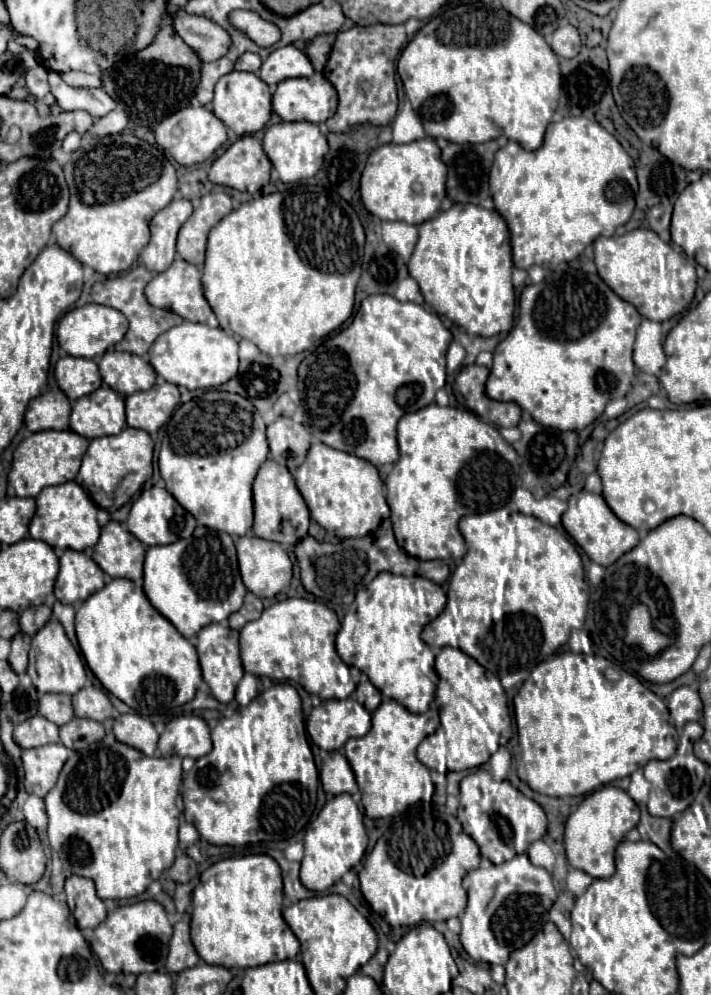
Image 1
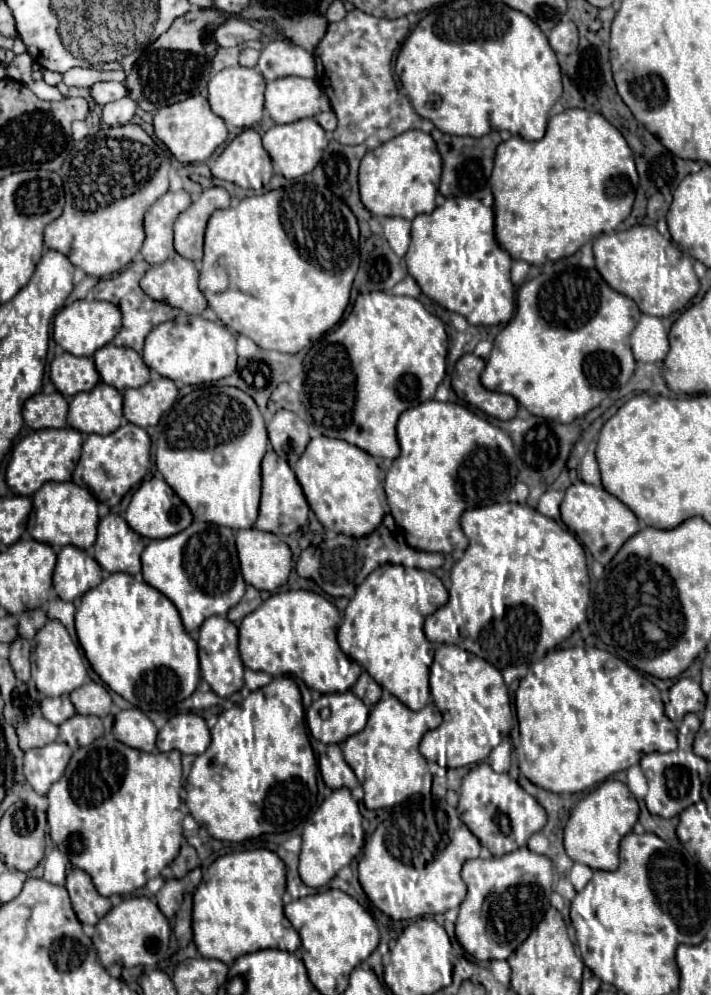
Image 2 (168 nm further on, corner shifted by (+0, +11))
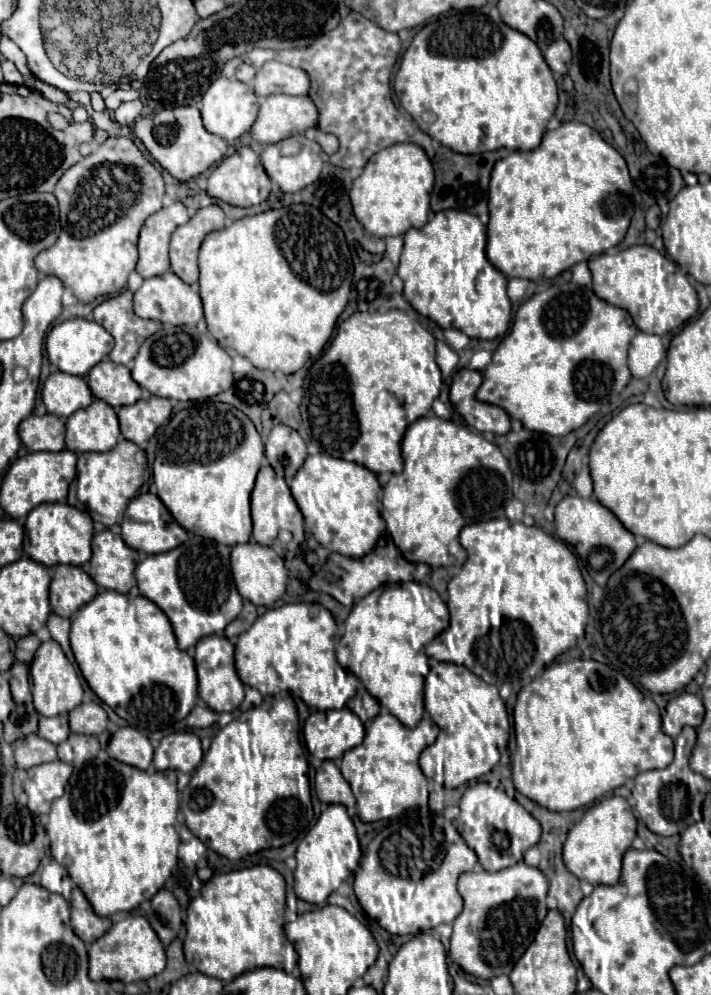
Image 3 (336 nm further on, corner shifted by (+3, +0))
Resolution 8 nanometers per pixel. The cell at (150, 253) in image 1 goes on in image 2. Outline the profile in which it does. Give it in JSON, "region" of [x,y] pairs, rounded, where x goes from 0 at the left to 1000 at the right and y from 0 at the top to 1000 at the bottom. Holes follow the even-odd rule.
{"region":[[[263,192],[232,194],[224,198],[204,214],[204,244],[201,258],[210,266],[221,266],[246,256],[243,250],[243,224],[255,212],[269,206],[269,196]]]}

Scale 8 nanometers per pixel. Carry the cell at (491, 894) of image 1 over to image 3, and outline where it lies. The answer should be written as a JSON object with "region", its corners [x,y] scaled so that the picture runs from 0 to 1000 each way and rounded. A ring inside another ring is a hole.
{"region":[[[734,864],[717,872],[700,876],[653,876],[644,884],[644,896],[653,903],[653,915],[639,925],[639,937],[633,943],[633,963],[658,979],[672,983],[698,983],[706,979],[717,979],[723,969],[731,965],[737,955],[748,949],[759,927],[765,925],[768,913],[768,896],[771,884],[757,872],[740,870]]]}

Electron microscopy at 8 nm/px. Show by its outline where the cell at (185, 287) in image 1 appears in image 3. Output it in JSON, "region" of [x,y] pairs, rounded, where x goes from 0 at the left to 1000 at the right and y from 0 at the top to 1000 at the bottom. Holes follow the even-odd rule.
{"region":[[[231,273],[203,281],[194,293],[188,293],[188,314],[203,322],[222,322],[228,326],[276,326],[284,320],[284,304],[278,293],[259,285],[245,273]]]}

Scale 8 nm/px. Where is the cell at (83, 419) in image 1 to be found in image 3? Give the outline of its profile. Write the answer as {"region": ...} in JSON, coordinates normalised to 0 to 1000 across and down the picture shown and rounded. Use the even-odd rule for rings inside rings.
{"region":[[[138,400],[93,422],[93,450],[101,454],[158,452],[166,438],[169,430],[160,410]]]}

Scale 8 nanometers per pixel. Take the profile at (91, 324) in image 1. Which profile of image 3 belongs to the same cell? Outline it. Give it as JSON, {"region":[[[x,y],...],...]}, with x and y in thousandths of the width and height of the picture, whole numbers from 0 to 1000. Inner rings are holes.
{"region":[[[101,320],[87,326],[79,326],[68,340],[65,340],[65,356],[70,366],[76,366],[84,374],[104,376],[104,378],[121,378],[138,364],[143,364],[158,352],[158,338],[132,322],[118,320]]]}

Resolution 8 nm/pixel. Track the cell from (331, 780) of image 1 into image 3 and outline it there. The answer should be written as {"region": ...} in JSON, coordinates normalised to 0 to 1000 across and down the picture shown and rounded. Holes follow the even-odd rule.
{"region":[[[467,764],[453,766],[453,770],[447,772],[444,782],[442,782],[442,794],[444,794],[444,800],[450,802],[450,806],[481,808],[489,812],[501,808],[489,786],[481,782],[475,770]]]}

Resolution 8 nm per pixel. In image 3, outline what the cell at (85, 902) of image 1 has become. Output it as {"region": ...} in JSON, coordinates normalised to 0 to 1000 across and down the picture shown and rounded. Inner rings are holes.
{"region":[[[113,892],[101,894],[98,911],[101,911],[101,923],[98,923],[101,935],[113,945],[118,945],[121,951],[135,947],[135,943],[141,943],[158,931],[155,923],[141,923],[132,919],[127,907],[121,905]]]}

